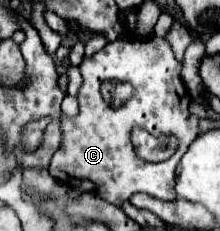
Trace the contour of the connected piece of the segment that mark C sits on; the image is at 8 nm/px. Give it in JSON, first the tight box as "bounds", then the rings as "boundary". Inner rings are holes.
{"bounds":[48,38,198,206],"boundary":[[[120,38],[116,42],[106,44],[100,52],[92,54],[90,58],[86,58],[80,64],[80,72],[84,78],[84,84],[80,88],[78,94],[78,102],[80,102],[80,114],[76,118],[66,118],[62,116],[62,136],[64,136],[64,144],[62,148],[54,154],[48,172],[54,178],[60,178],[60,182],[70,182],[74,184],[74,180],[86,180],[90,184],[86,184],[92,192],[98,192],[100,198],[104,198],[110,204],[120,206],[124,200],[128,200],[132,194],[136,192],[146,192],[154,198],[160,200],[176,200],[176,192],[174,192],[174,170],[180,162],[180,158],[184,156],[184,152],[188,150],[188,146],[192,144],[192,140],[198,136],[198,118],[192,116],[188,112],[188,92],[186,86],[180,78],[180,70],[182,64],[174,58],[174,52],[170,48],[170,44],[164,38]],[[104,80],[118,80],[118,82],[128,82],[132,84],[132,96],[118,108],[112,108],[110,104],[104,102],[102,94],[100,94],[100,86]],[[134,126],[142,126],[146,128],[150,134],[174,134],[178,140],[176,152],[162,162],[144,162],[142,158],[136,156],[132,144],[130,144],[130,130]]]}

